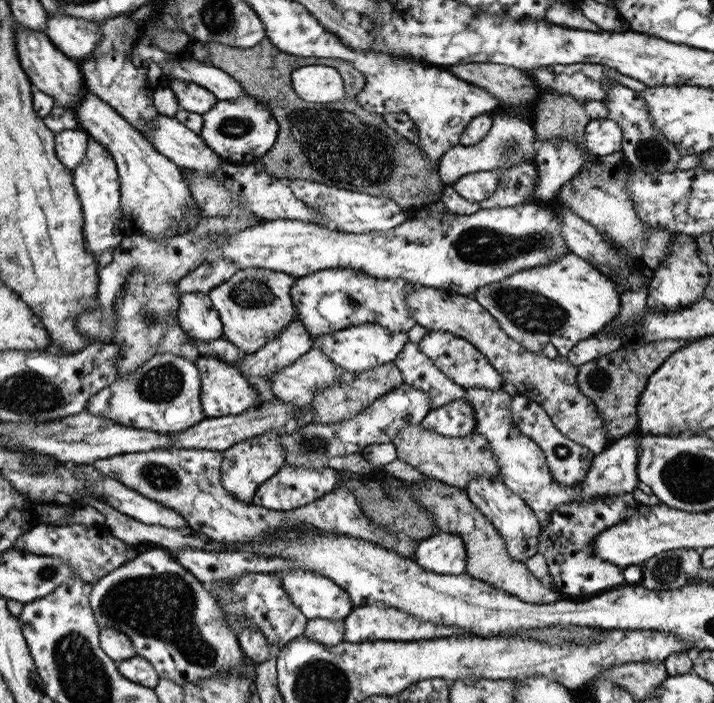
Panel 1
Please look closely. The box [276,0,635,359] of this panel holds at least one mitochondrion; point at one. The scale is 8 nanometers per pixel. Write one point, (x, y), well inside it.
(364, 164)

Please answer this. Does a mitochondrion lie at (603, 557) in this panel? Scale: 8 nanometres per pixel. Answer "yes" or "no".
no

